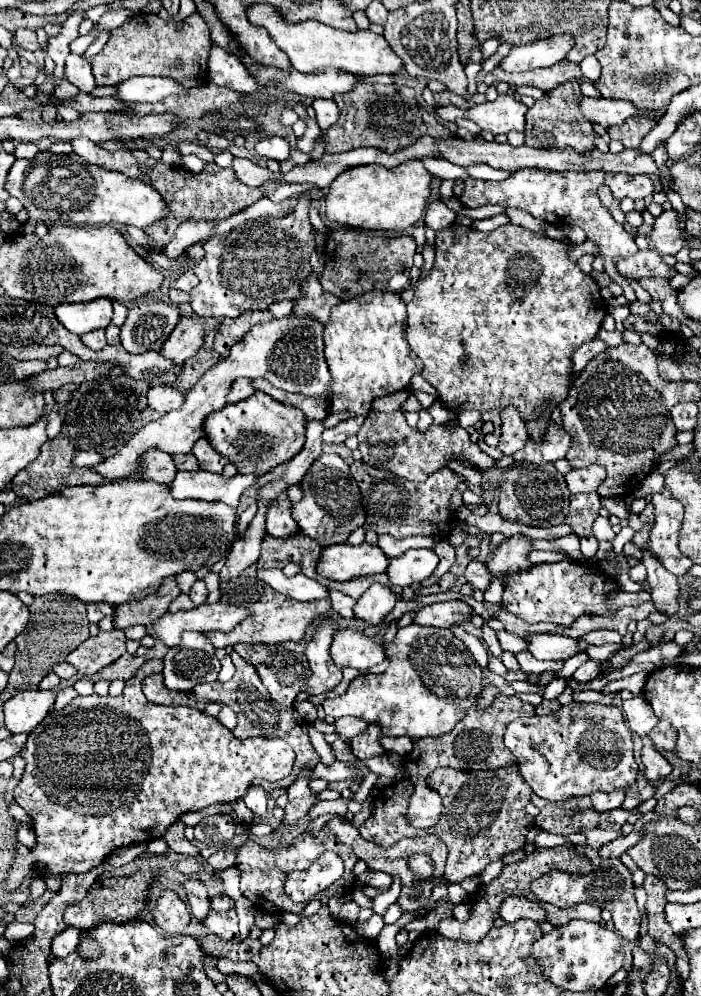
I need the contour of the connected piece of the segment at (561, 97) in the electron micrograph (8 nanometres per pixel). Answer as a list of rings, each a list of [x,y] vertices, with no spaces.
[[[572,80],[568,84],[562,84],[554,90],[544,92],[544,98],[536,100],[534,106],[528,110],[526,116],[526,144],[532,148],[566,148],[572,146],[576,152],[588,152],[594,148],[594,130],[584,116],[580,116],[578,108],[578,80]]]

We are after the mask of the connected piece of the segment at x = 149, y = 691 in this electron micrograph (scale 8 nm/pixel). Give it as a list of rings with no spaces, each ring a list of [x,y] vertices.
[[[150,674],[148,678],[144,678],[142,684],[142,692],[146,694],[148,702],[152,704],[164,704],[164,706],[192,706],[198,710],[204,710],[204,704],[198,702],[196,698],[186,698],[180,692],[172,692],[164,686],[162,682],[162,674]]]

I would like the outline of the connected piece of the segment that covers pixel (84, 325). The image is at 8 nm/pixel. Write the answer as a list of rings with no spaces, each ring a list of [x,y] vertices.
[[[100,298],[80,304],[58,304],[54,306],[54,314],[60,320],[60,324],[70,332],[84,334],[98,328],[106,328],[110,324],[112,300]]]

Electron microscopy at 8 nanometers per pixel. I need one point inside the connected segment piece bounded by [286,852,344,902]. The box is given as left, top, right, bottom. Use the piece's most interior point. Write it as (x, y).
(300, 886)

